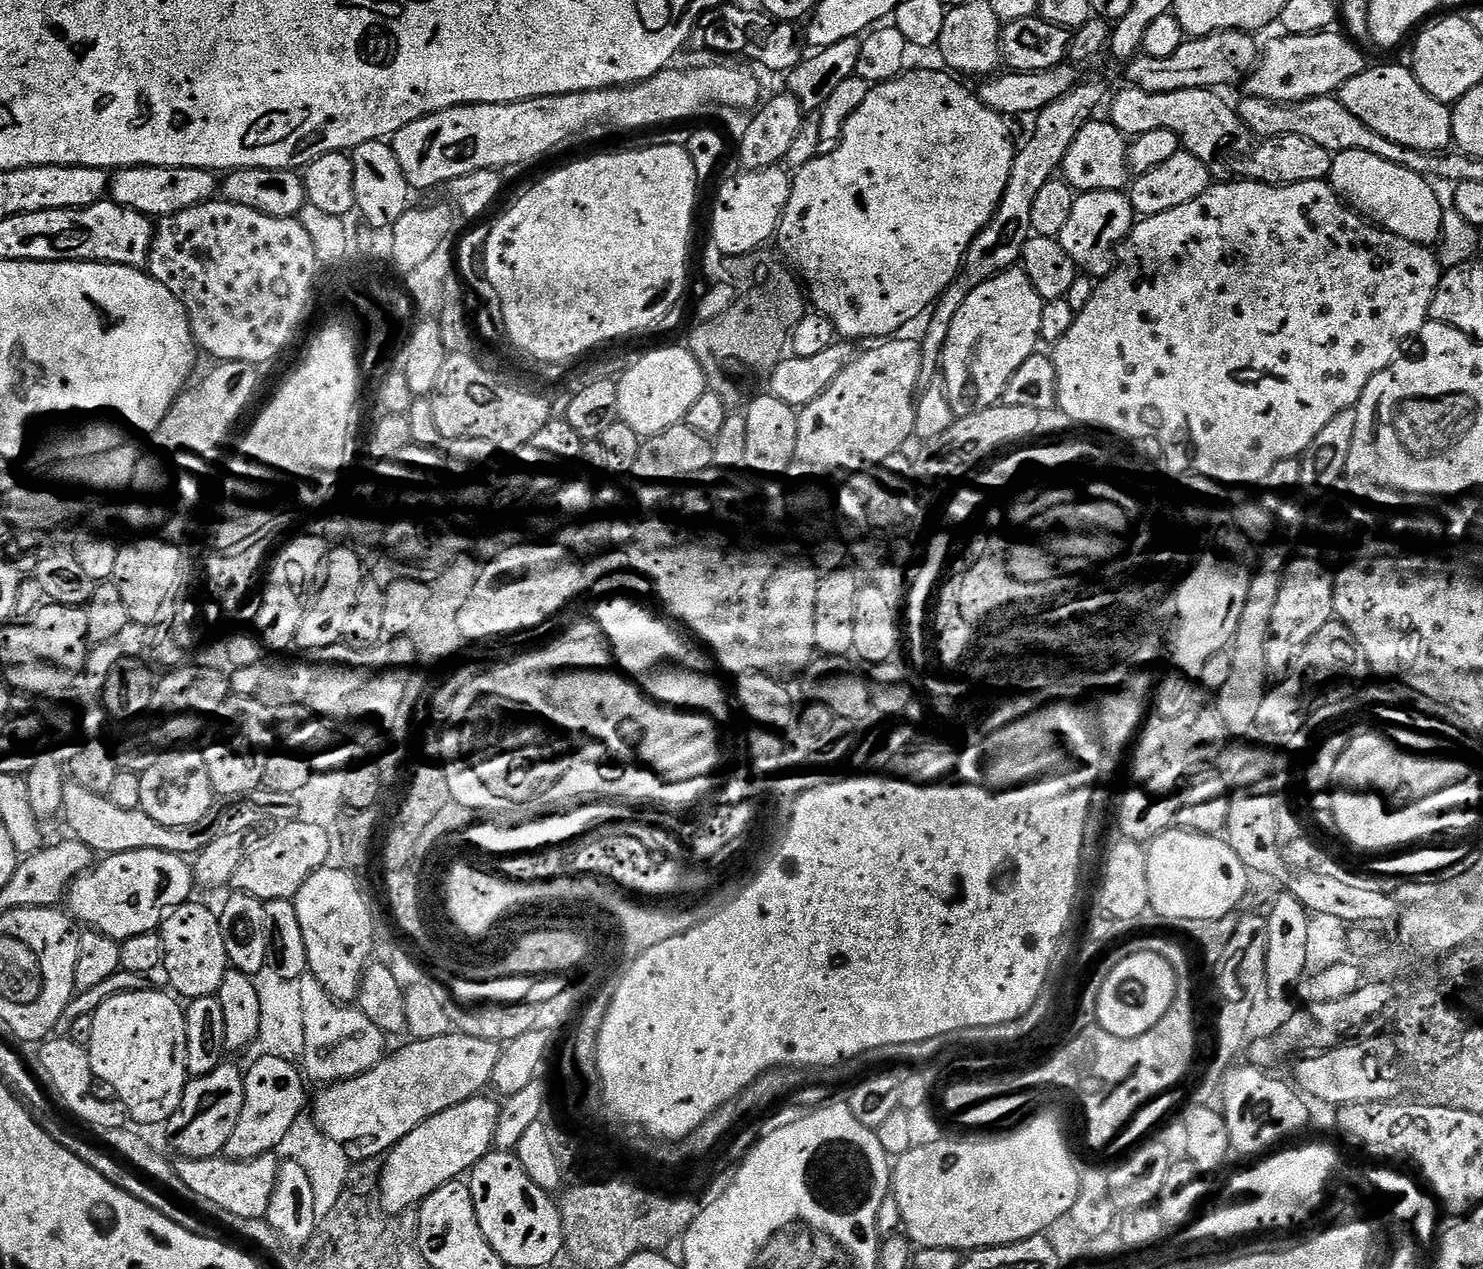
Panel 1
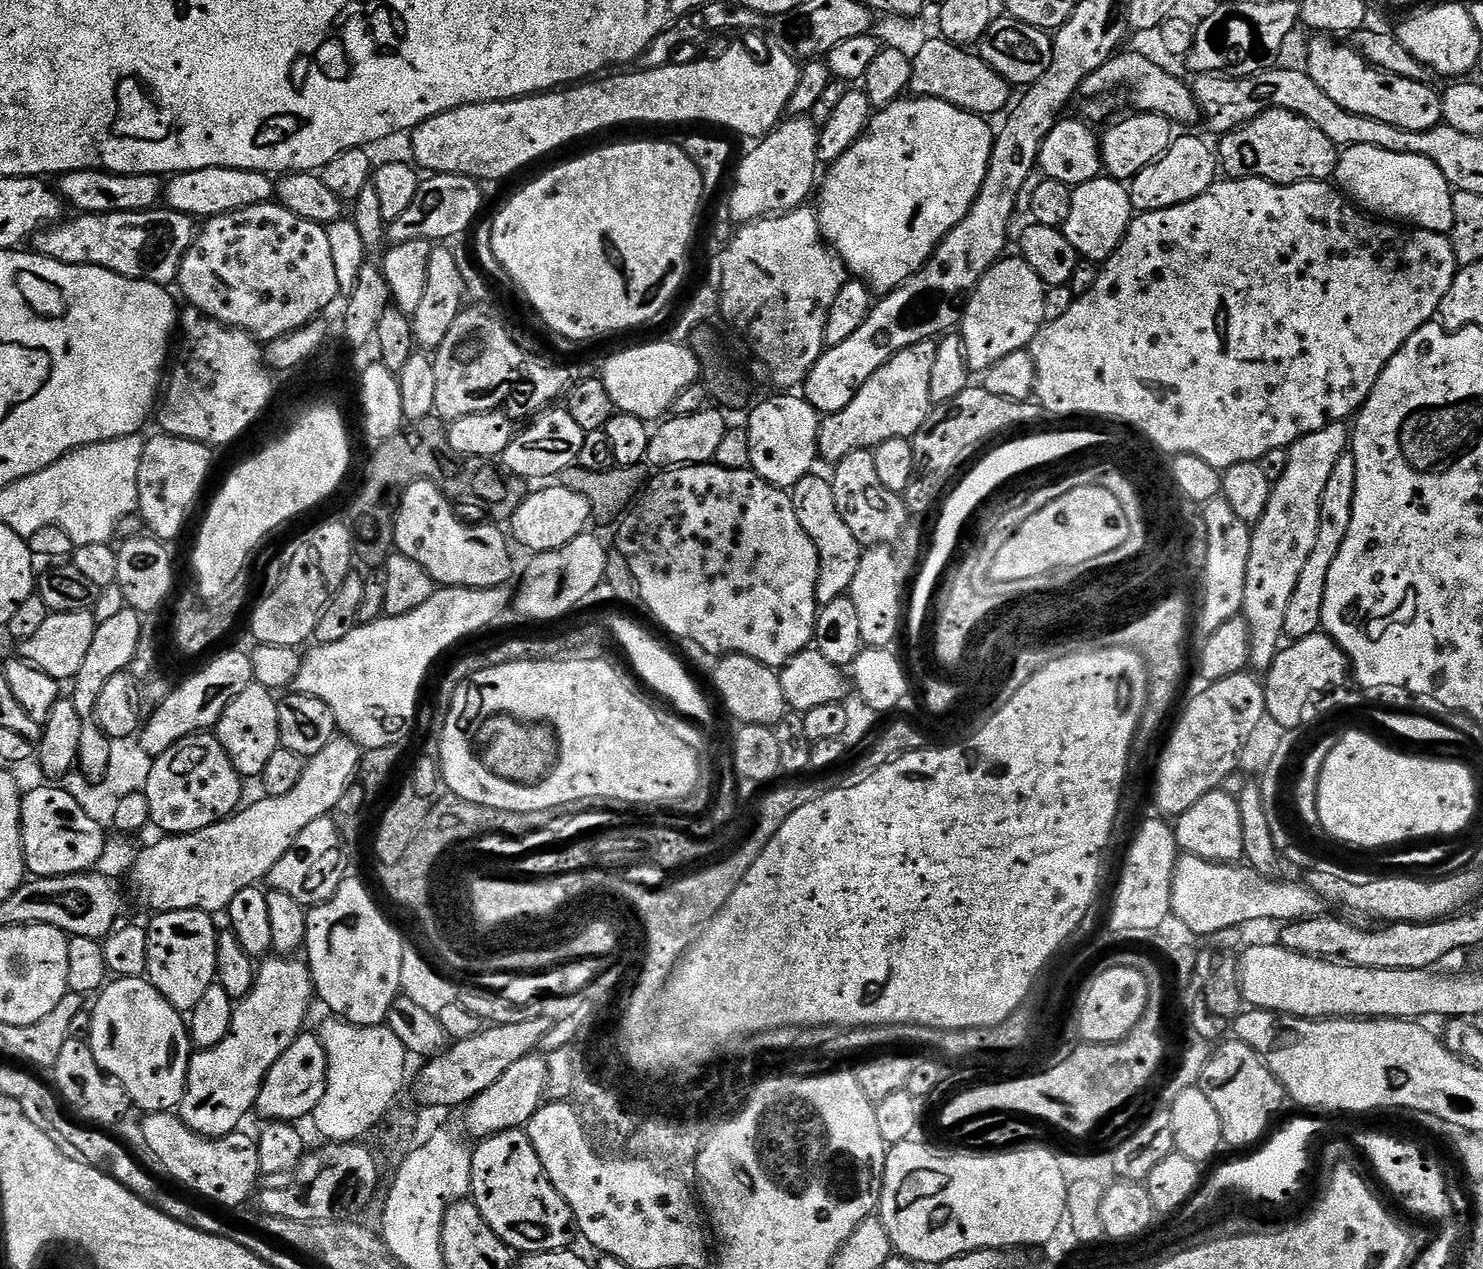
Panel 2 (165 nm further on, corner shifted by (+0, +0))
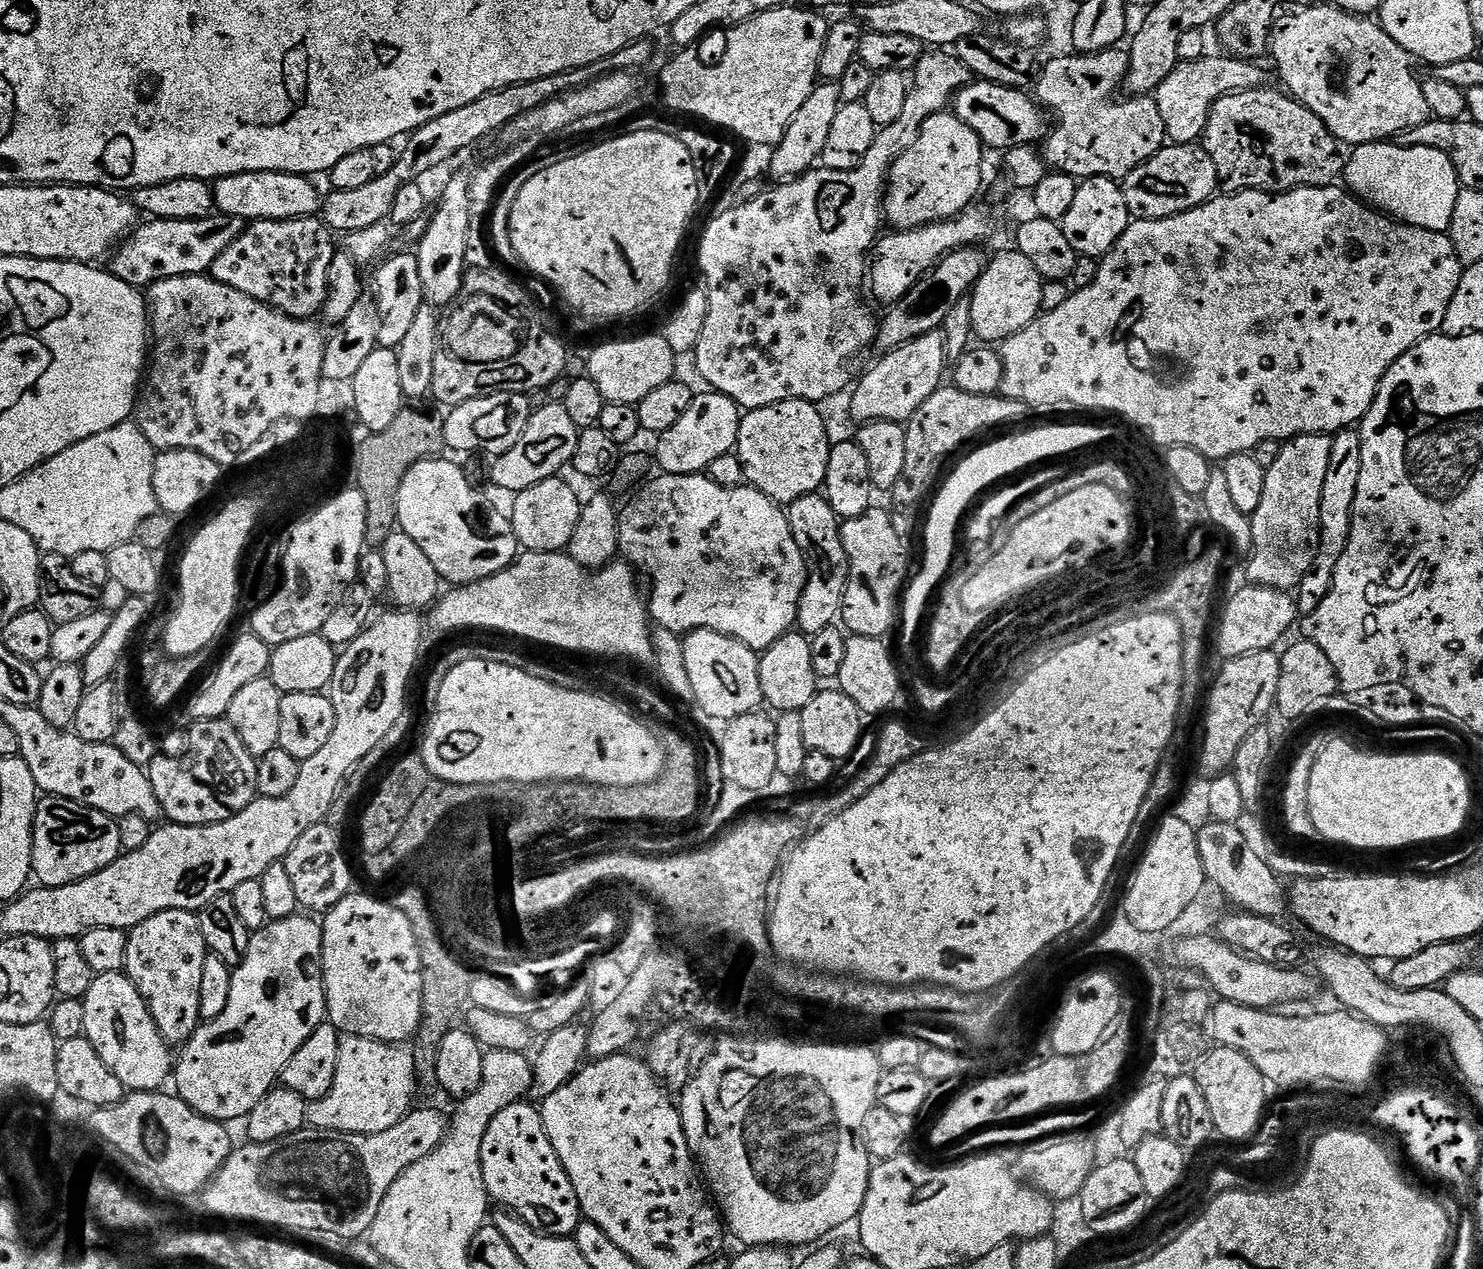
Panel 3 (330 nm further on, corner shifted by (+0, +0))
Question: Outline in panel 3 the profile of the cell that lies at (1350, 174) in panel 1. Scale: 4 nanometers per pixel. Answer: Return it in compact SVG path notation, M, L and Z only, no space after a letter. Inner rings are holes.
M1398 142L1357 144L1351 149L1344 165L1343 183L1347 191L1367 202L1375 211L1401 223L1418 226L1422 230L1447 233L1454 218L1455 203L1462 185L1454 170L1454 162L1442 150L1430 146L1402 146Z

